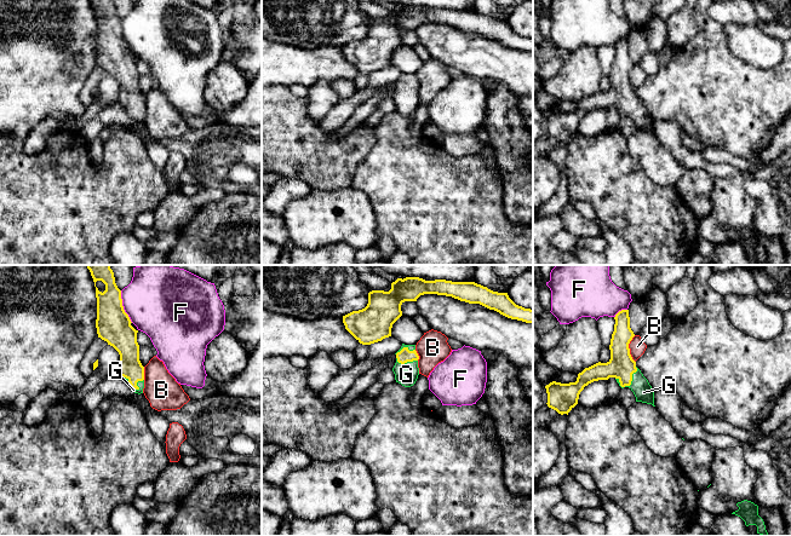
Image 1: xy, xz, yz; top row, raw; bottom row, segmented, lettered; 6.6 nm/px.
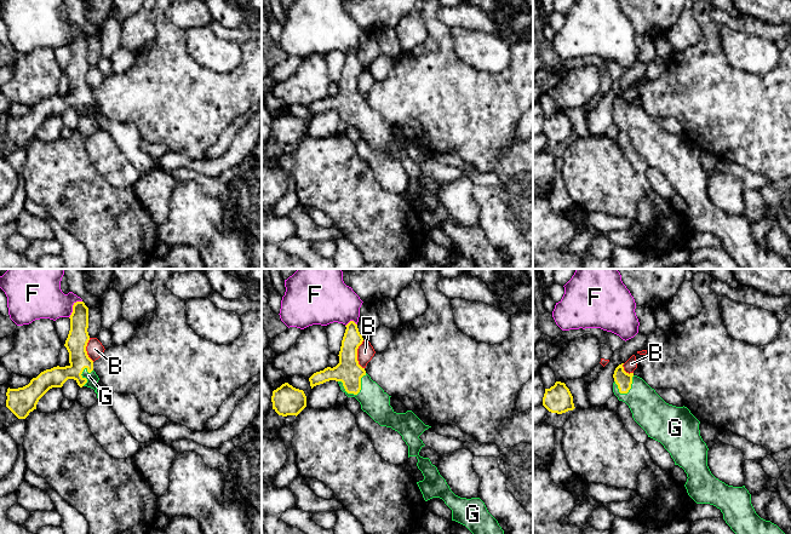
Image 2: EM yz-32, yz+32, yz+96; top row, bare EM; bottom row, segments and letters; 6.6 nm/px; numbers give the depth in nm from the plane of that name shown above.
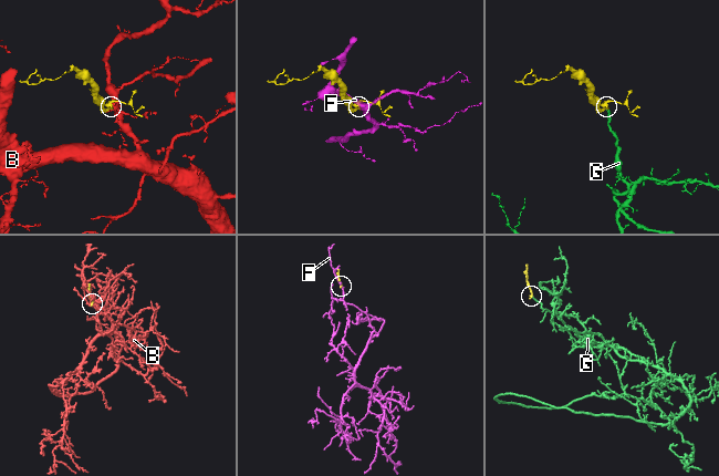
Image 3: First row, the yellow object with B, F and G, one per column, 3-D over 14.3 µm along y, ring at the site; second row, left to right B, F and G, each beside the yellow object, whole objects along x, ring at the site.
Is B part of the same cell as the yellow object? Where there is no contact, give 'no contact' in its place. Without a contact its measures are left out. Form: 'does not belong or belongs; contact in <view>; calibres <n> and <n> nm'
does not belong; contact in yz; calibres 170 and 110 nm

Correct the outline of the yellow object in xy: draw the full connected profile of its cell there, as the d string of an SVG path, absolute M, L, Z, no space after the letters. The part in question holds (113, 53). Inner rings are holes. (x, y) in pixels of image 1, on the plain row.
M90 0L96 16L98 67L107 70L120 83L119 103L134 122L143 122L144 96L139 90L137 62L125 41L121 19L113 0Z

